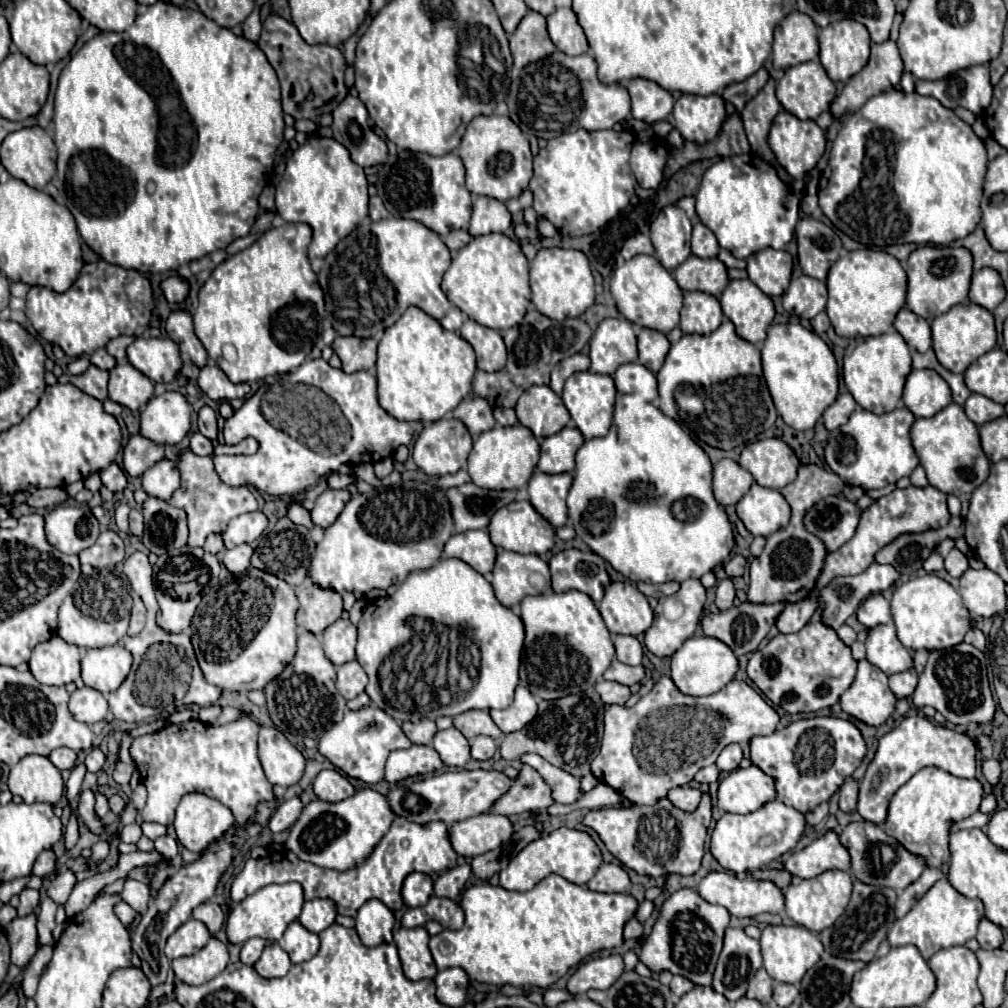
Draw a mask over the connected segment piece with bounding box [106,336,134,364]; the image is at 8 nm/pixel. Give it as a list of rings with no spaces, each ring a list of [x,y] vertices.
[[[118,336],[118,338],[114,338],[114,340],[108,342],[106,350],[118,360],[118,364],[122,364],[122,362],[128,362],[128,360],[126,360],[126,348],[128,348],[132,342],[134,342],[134,336]]]

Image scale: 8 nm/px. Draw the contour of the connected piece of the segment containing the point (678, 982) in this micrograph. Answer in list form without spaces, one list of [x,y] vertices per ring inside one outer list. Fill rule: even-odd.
[[[674,976],[672,982],[670,982],[670,990],[672,990],[672,994],[676,994],[676,996],[682,996],[682,994],[690,992],[692,988],[694,988],[694,984],[692,984],[690,980],[682,978],[682,976]]]

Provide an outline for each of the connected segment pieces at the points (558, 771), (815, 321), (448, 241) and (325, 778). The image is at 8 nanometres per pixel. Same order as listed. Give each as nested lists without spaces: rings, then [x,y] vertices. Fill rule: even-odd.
[[[524,754],[520,760],[524,764],[530,764],[532,768],[536,768],[540,772],[540,776],[552,786],[556,802],[572,804],[580,798],[580,780],[576,776],[564,772],[562,768],[552,766],[550,762],[540,758],[538,754]]]
[[[820,312],[818,316],[814,316],[814,318],[810,320],[810,326],[812,326],[812,330],[814,330],[816,334],[824,334],[824,332],[830,328],[830,320],[828,320],[826,312]]]
[[[452,230],[452,232],[444,238],[444,244],[448,246],[450,252],[456,252],[456,250],[460,250],[462,246],[466,246],[470,240],[472,240],[472,236],[470,236],[466,230]]]
[[[322,770],[314,780],[314,794],[324,802],[342,802],[354,794],[354,788],[336,770]]]

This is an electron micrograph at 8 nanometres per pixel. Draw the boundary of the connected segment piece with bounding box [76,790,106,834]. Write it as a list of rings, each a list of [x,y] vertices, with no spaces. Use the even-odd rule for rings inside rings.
[[[84,790],[80,796],[80,804],[78,804],[78,818],[80,822],[94,834],[102,834],[106,830],[106,824],[102,822],[102,818],[96,814],[94,810],[94,792],[92,790]]]

